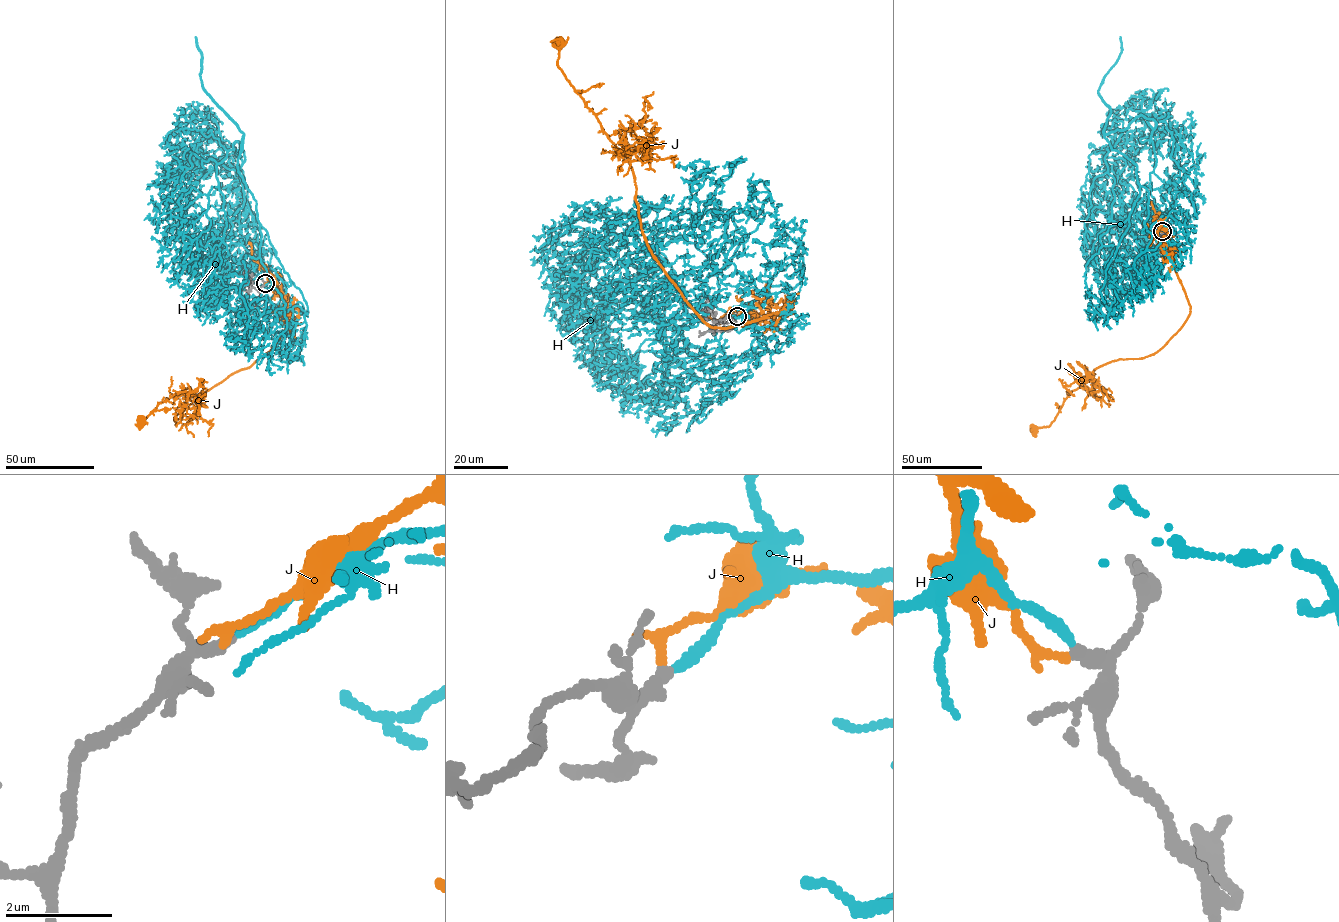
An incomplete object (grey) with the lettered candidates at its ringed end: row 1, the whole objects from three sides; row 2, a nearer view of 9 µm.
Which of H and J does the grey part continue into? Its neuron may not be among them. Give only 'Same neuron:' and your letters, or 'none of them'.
Same neuron: H

